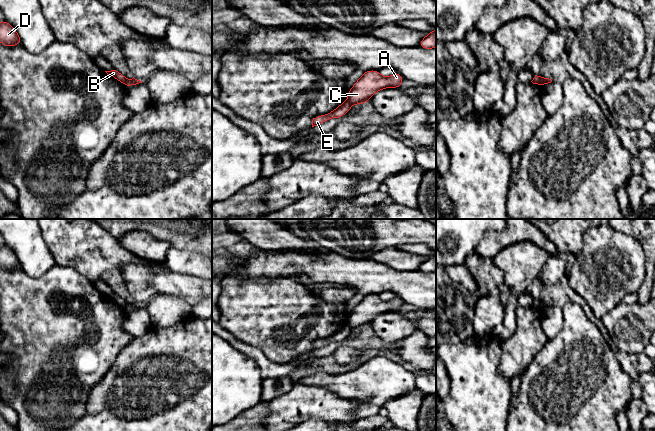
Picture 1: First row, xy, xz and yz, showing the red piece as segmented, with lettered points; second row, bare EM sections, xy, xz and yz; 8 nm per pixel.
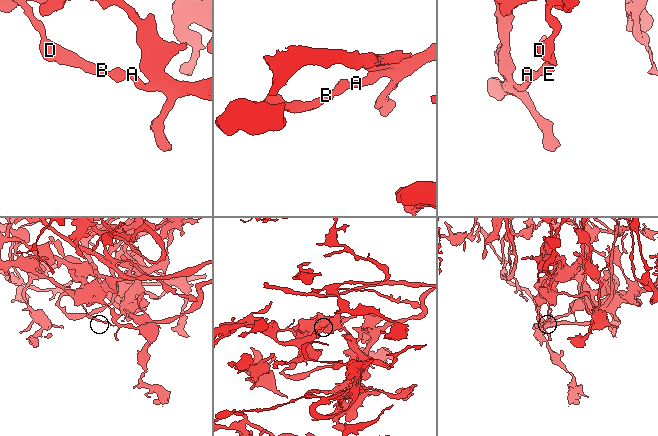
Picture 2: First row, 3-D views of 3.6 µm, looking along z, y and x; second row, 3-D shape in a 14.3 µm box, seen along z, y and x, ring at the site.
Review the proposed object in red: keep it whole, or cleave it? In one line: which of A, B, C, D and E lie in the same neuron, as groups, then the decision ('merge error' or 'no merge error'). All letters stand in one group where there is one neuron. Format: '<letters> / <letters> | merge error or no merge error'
A C / B D E | merge error

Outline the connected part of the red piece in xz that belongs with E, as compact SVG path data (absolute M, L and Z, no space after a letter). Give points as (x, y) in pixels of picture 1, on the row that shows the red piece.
M345 101L341 105L339 105L336 109L329 112L328 114L319 115L313 118L312 127L318 126L332 118L338 119L346 115L350 110L351 110L351 104L348 101Z

